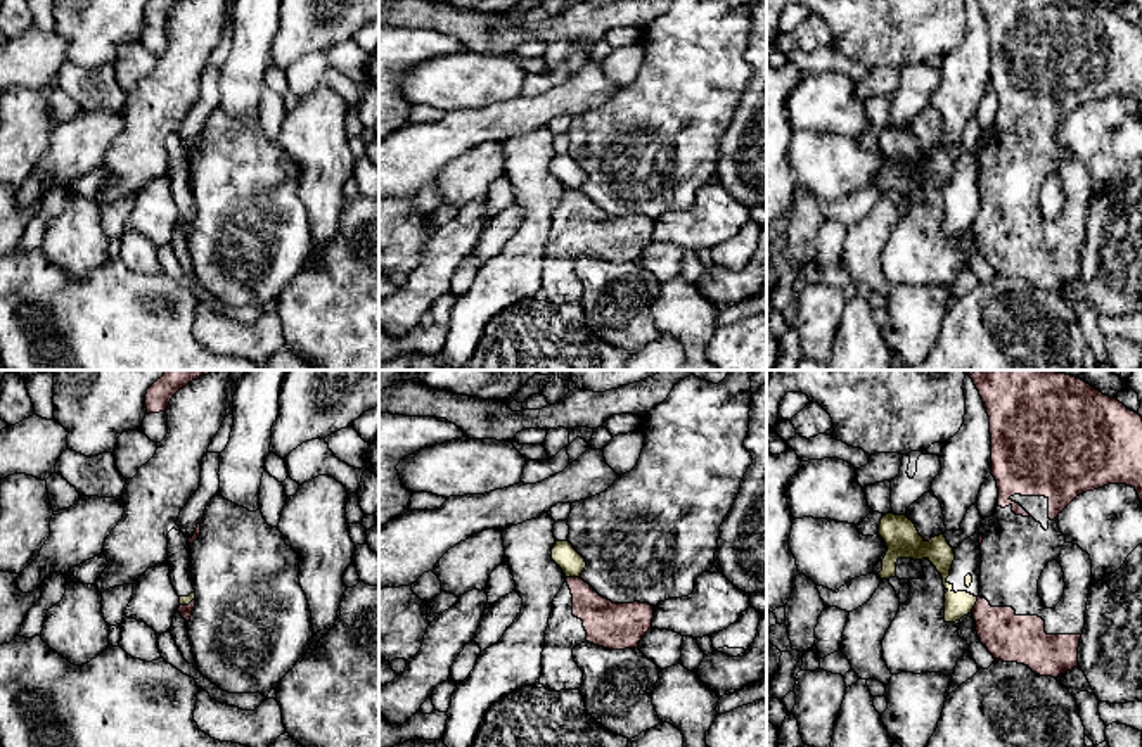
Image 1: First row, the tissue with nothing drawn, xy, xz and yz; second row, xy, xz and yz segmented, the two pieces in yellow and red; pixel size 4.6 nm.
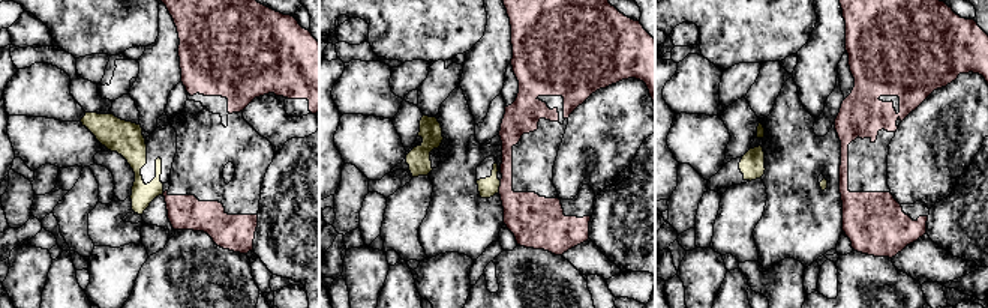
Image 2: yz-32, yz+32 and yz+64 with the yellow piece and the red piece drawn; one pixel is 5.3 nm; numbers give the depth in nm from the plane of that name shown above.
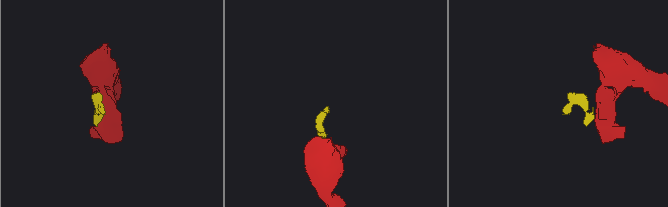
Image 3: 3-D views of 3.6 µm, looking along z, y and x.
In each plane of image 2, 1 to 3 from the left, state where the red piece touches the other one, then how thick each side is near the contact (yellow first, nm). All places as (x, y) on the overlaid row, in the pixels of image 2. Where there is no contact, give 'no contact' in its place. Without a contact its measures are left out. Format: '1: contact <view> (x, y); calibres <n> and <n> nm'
1: no contact
2: contact yz+32 (499, 185); calibres 100 and 260 nm
3: no contact

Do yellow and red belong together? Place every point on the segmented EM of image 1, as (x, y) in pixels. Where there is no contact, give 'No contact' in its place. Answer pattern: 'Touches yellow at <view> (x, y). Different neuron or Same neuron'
Touches yellow at yz (975, 604). Different neuron

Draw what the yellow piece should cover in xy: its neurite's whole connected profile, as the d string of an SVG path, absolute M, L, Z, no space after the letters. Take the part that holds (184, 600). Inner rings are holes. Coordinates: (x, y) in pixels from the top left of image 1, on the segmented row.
M176 529L168 533L168 564L171 584L180 597L180 605L189 605L196 598L190 543L187 534Z

